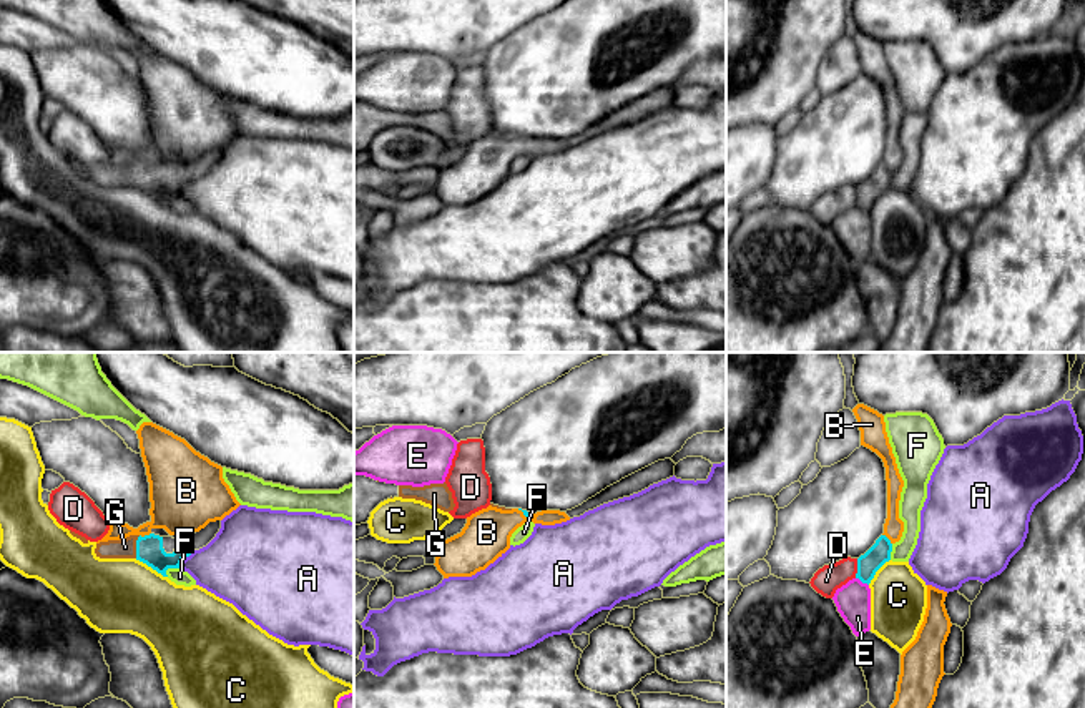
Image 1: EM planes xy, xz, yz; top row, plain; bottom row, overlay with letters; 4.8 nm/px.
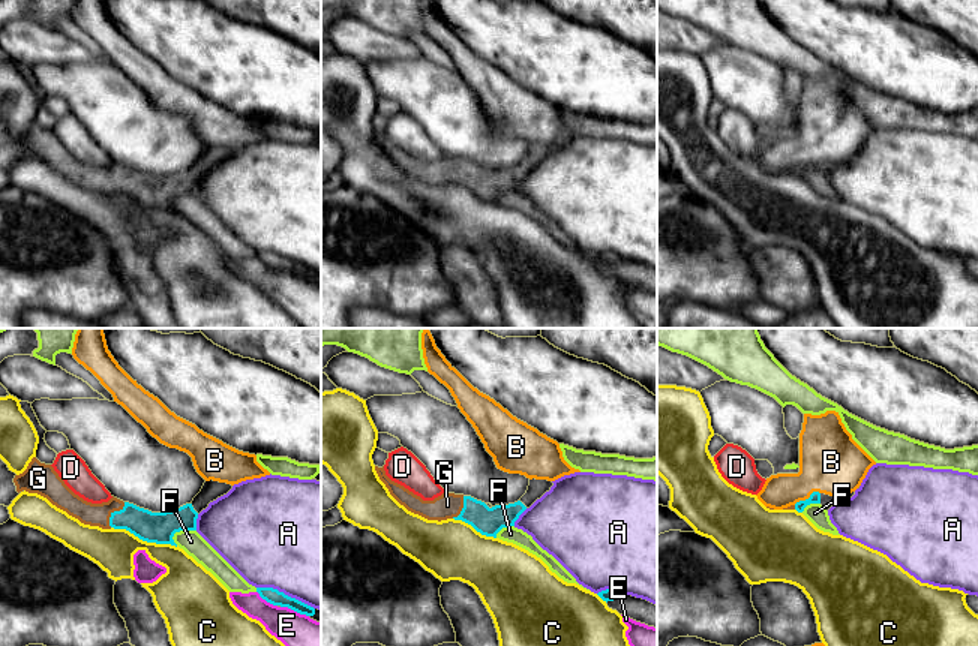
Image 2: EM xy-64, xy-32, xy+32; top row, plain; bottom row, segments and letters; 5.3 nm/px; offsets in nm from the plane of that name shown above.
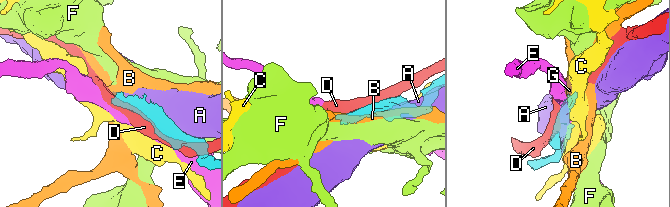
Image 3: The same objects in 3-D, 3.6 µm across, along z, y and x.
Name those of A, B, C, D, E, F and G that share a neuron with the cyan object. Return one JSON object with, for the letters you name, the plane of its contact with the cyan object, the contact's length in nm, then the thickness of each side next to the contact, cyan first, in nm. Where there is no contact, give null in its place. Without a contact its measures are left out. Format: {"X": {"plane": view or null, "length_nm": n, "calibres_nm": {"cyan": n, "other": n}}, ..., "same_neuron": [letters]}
{"G": {"plane": "xy", "length_nm": 110, "calibres_nm": {"cyan": 130, "other": 100}}, "same_neuron": ["G"]}

